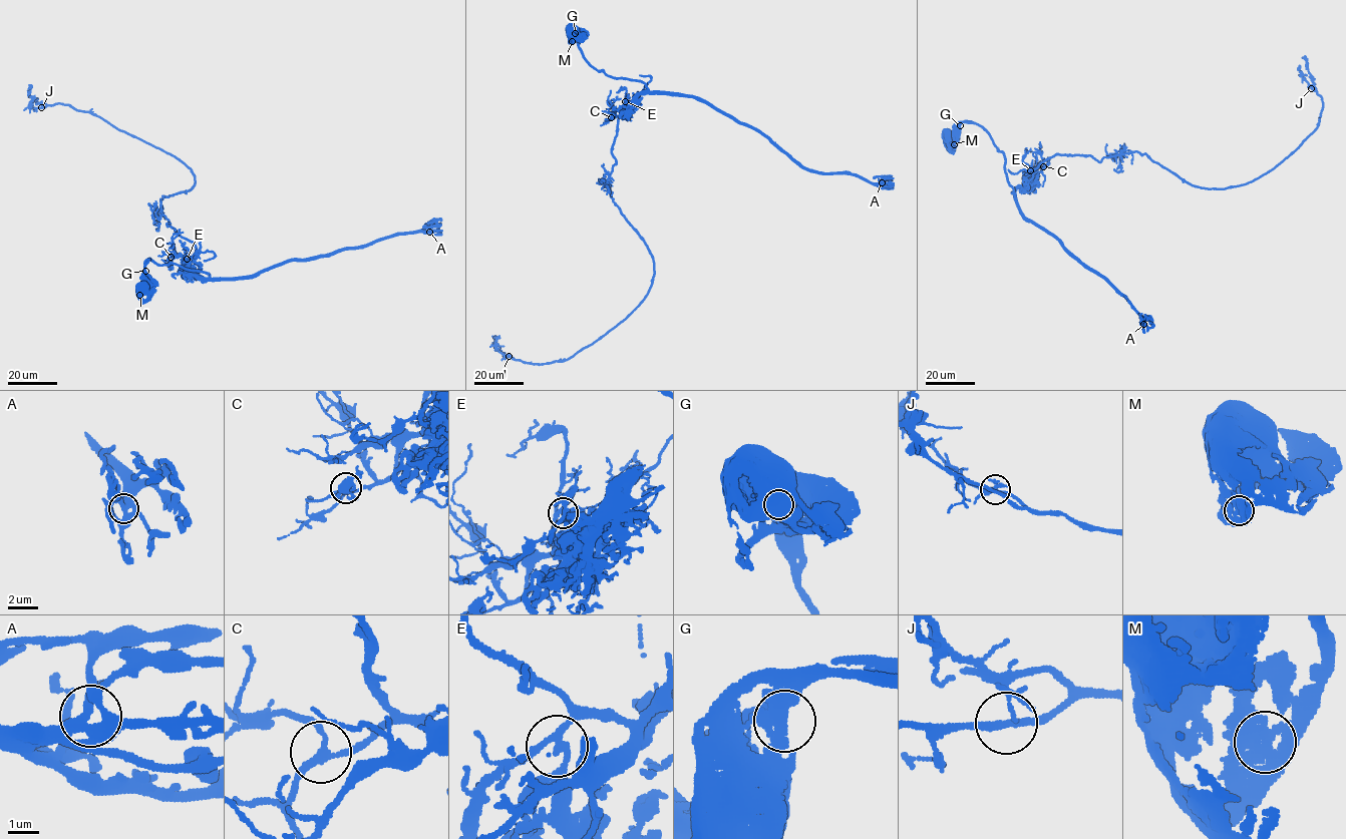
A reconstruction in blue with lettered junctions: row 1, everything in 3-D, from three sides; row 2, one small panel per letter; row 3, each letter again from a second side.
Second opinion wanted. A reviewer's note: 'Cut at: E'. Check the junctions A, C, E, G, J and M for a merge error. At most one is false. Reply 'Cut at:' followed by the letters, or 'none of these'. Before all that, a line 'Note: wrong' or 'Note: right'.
Note: right
Cut at: E

